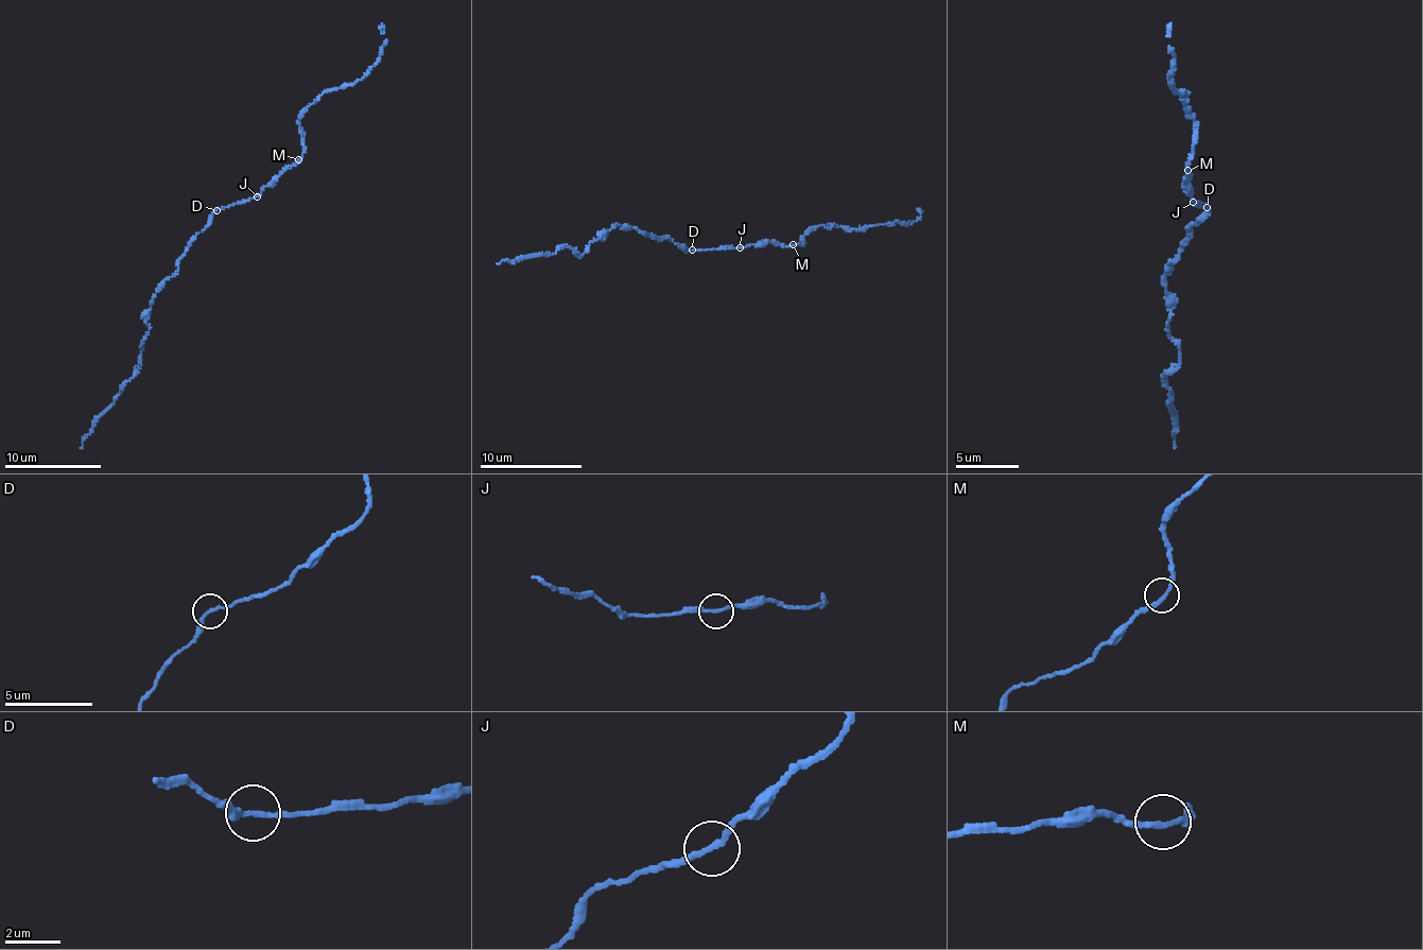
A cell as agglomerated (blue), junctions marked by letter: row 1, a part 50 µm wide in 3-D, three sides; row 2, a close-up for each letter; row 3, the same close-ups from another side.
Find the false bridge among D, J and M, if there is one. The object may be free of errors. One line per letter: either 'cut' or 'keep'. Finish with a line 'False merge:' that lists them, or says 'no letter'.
D: keep
J: keep
M: keep
False merge: no letter

